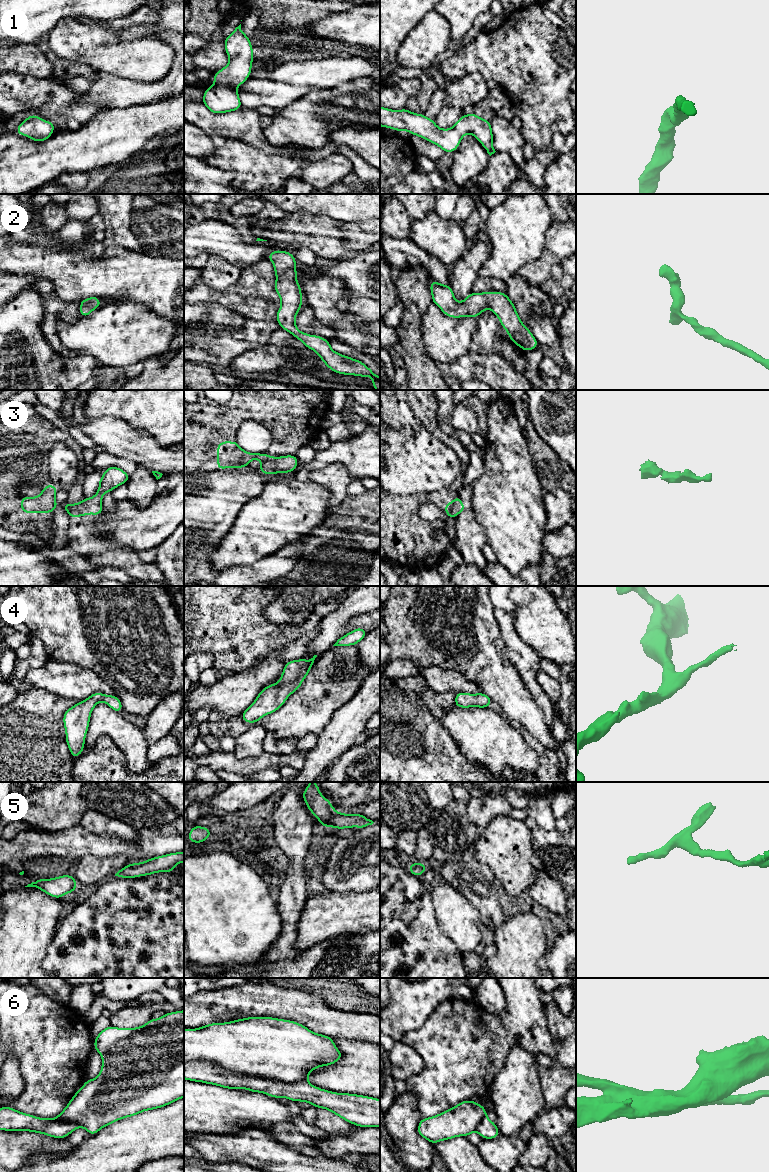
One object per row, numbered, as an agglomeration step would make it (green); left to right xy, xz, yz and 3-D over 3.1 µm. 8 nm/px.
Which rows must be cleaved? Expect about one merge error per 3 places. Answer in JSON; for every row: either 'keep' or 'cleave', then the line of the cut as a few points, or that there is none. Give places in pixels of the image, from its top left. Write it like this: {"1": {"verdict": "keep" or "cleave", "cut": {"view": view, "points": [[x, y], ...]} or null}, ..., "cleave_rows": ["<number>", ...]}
{"1": {"verdict": "keep", "cut": null}, "2": {"verdict": "keep", "cut": null}, "3": {"verdict": "cleave", "cut": {"view": "yz", "points": [[452, 504], [451, 510], [447, 515]]}}, "4": {"verdict": "keep", "cut": null}, "5": {"verdict": "keep", "cut": null}, "6": {"verdict": "cleave", "cut": {"view": "xz", "points": [[184, 1061], [209, 1061], [236, 1072], [285, 1083], [307, 1081]]}}, "cleave_rows": ["3", "6"]}

